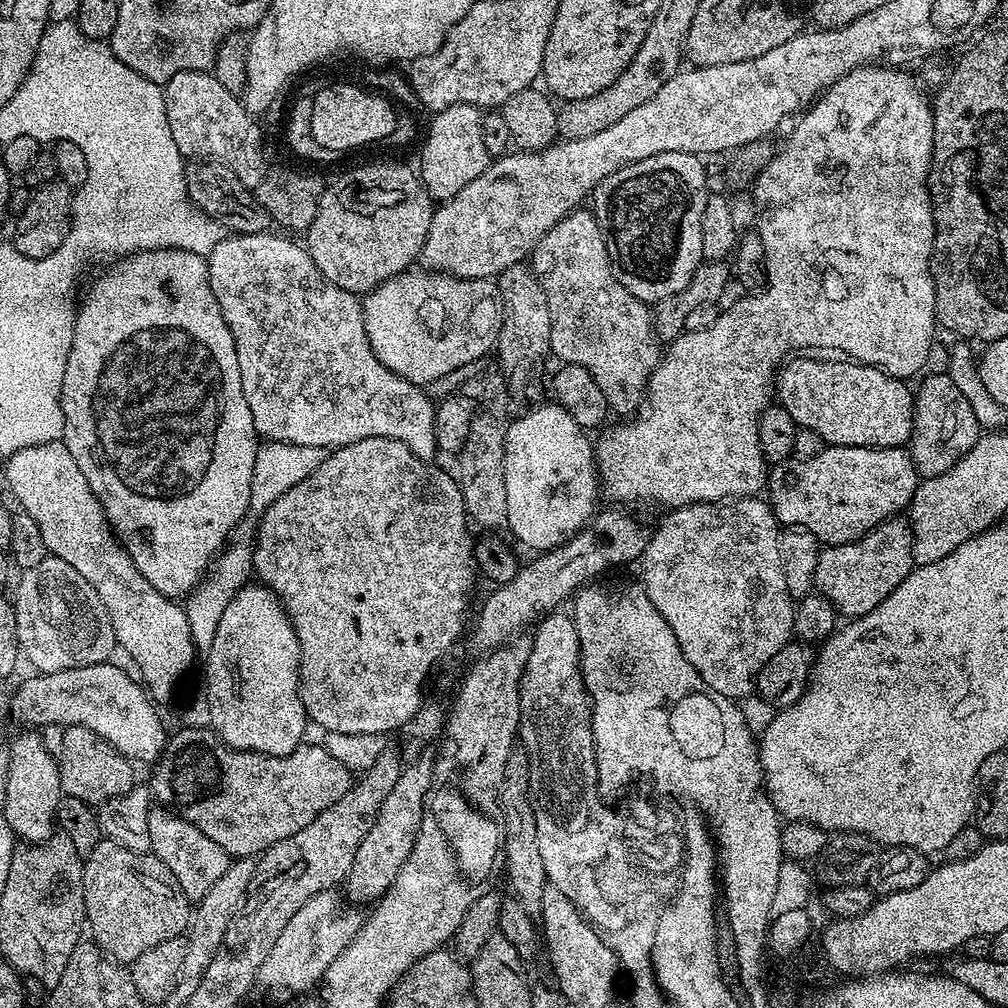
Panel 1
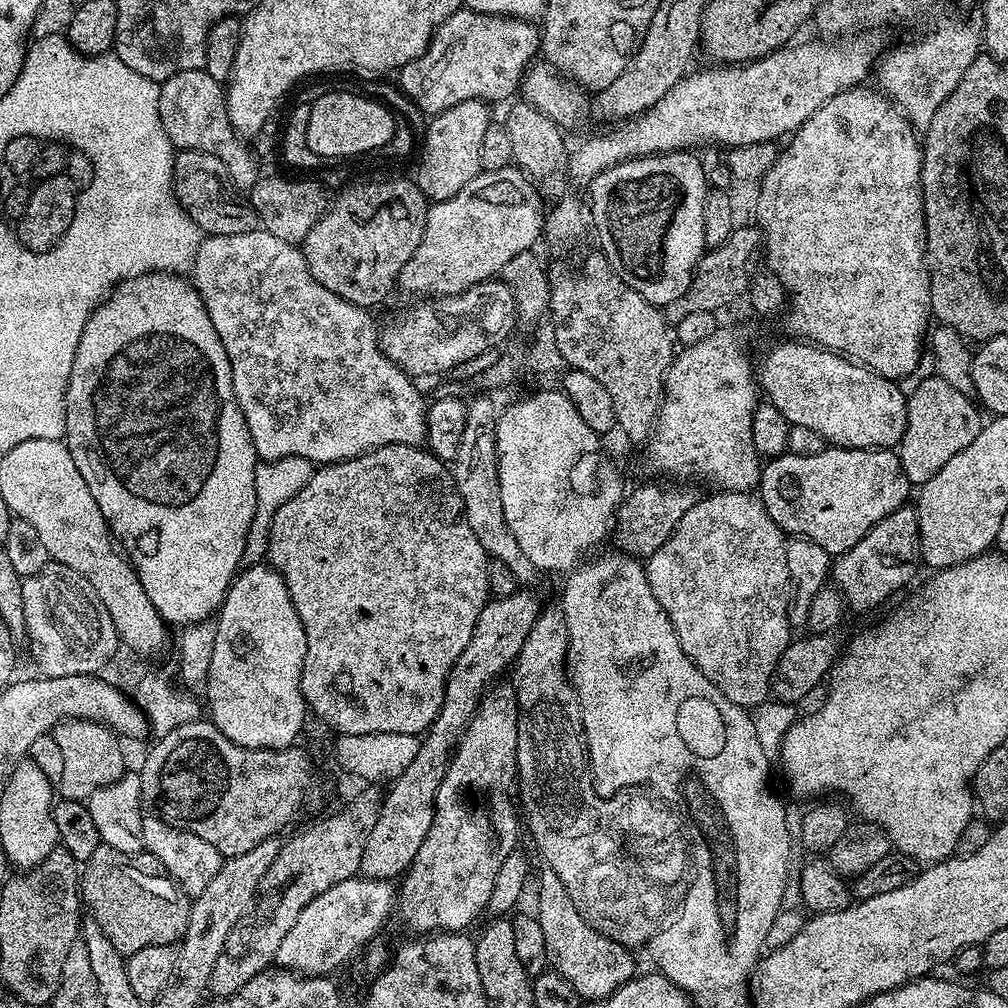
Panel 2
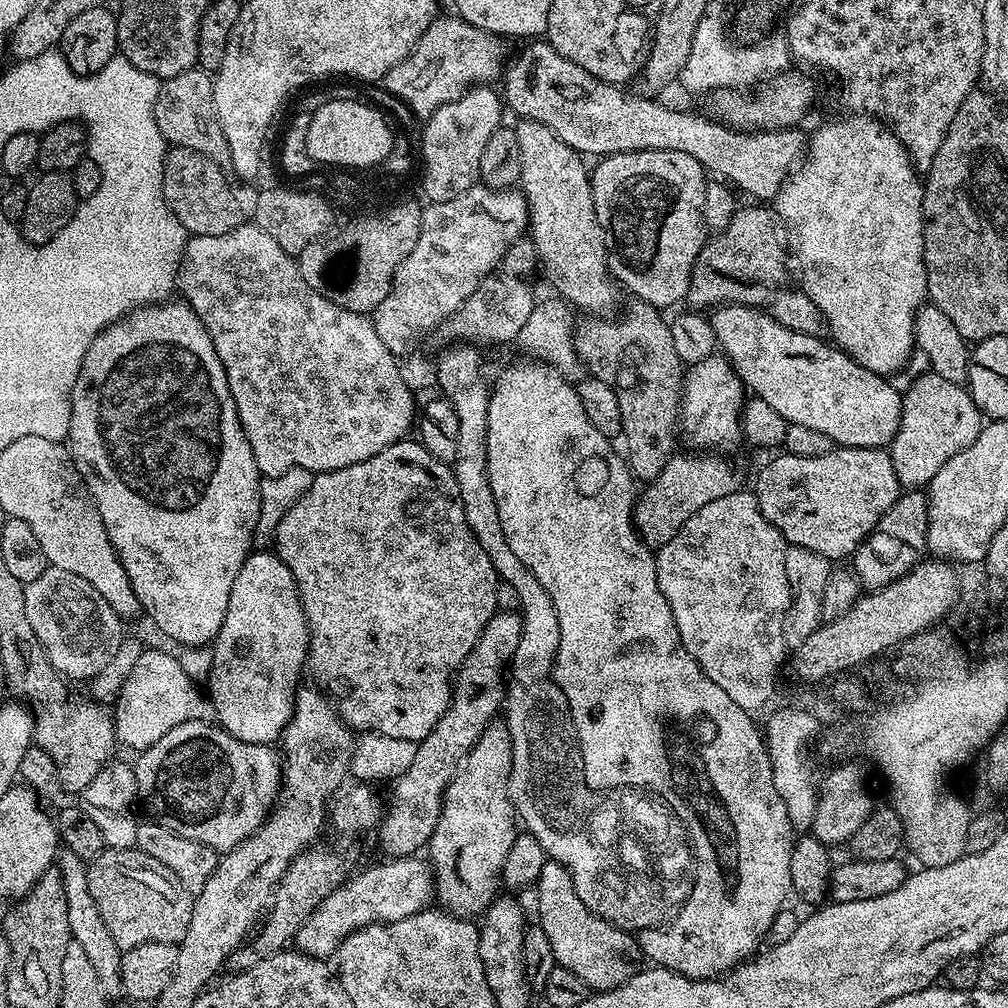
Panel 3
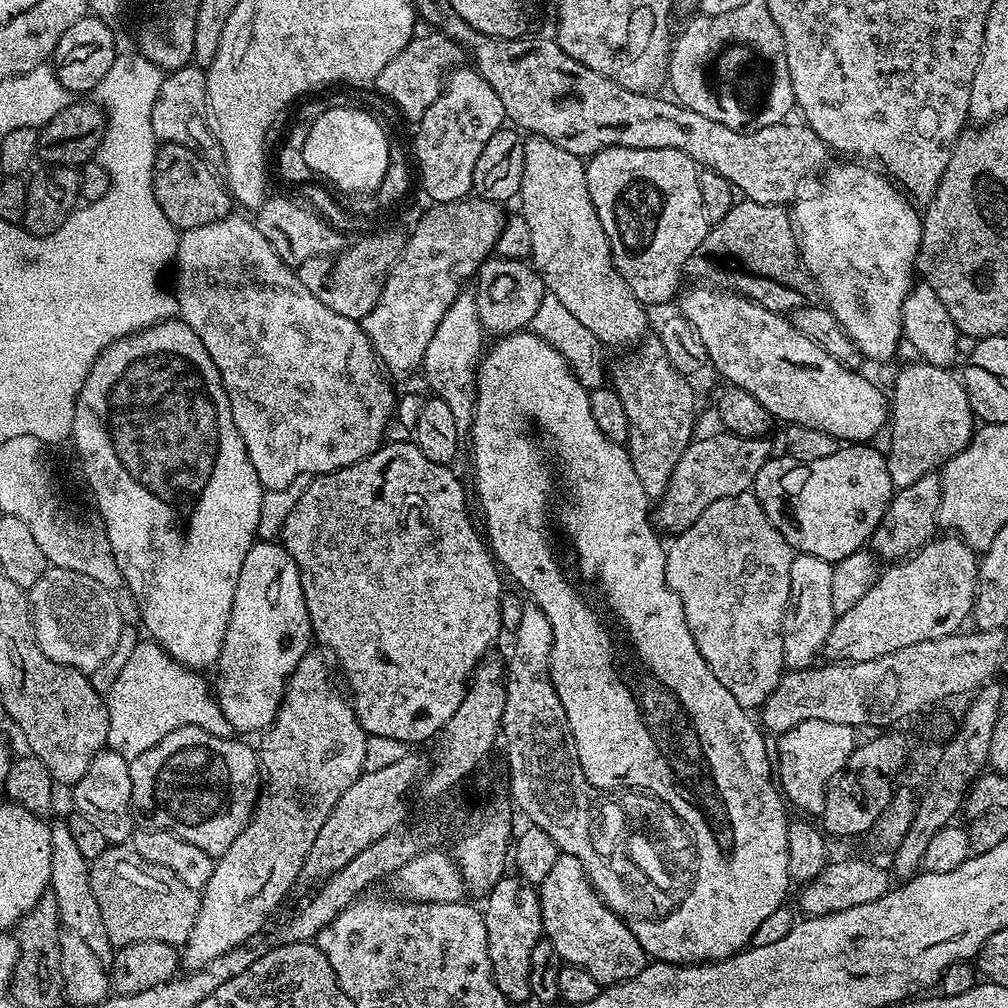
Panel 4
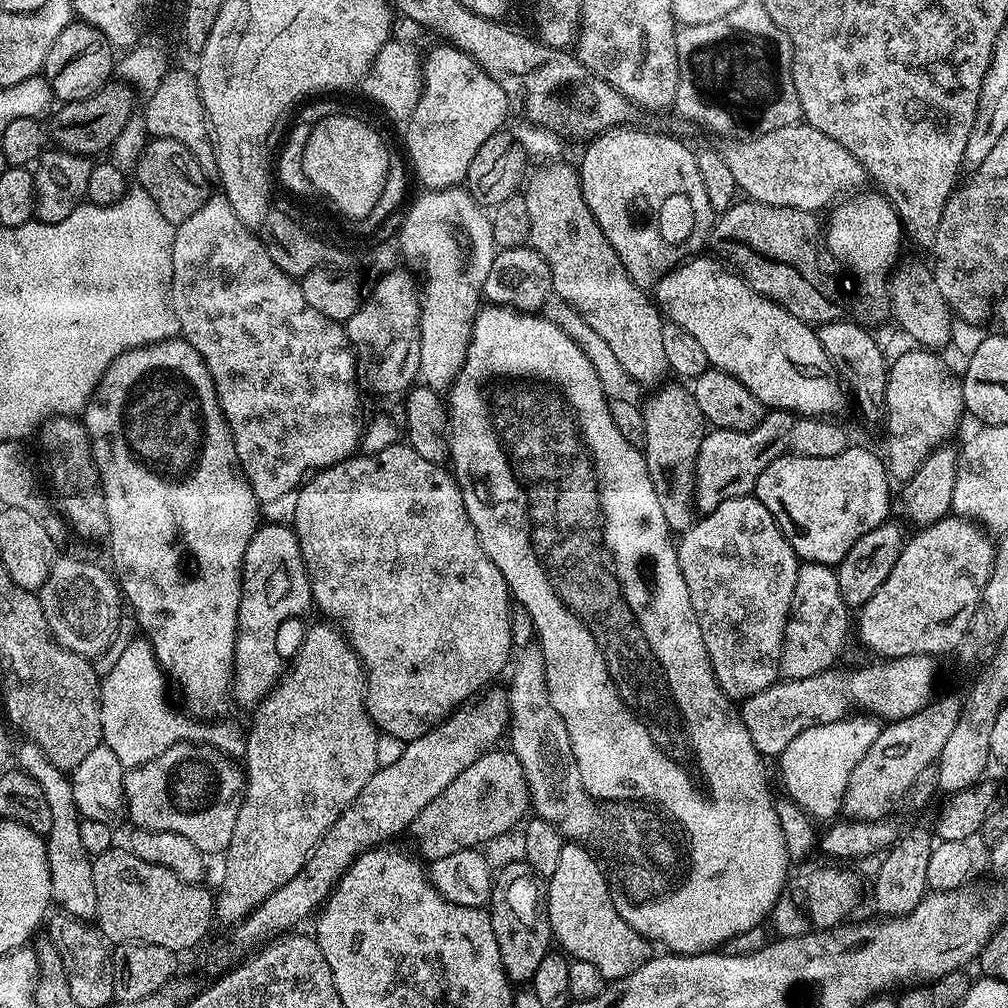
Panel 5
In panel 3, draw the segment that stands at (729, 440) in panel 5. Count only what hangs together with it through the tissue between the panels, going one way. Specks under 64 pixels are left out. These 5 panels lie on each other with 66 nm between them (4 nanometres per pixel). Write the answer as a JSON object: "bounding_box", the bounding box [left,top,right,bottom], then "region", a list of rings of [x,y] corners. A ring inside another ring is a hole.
{"bounding_box":[632,450,741,550],"region":[[[708,450],[692,455],[696,456],[673,454],[655,479],[643,485],[644,493],[641,491],[637,495],[632,519],[640,537],[653,550],[670,542],[670,538],[674,538],[674,534],[678,534],[678,530],[682,530],[682,526],[686,526],[688,519],[698,514],[706,502],[714,502],[714,498],[726,498],[726,494],[741,491],[740,472],[724,457],[727,455],[713,454]]]}

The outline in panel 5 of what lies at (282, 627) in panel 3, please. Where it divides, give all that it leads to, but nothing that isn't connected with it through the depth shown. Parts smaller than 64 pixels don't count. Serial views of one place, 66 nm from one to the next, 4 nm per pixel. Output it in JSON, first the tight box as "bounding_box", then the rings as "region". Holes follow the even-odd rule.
{"bounding_box":[230,523,312,710],"region":[[[261,523],[250,538],[244,555],[244,573],[240,575],[240,605],[236,623],[236,645],[232,654],[230,696],[249,710],[276,687],[286,668],[276,639],[287,620],[311,609],[312,591],[302,562],[298,538],[286,524]]]}

